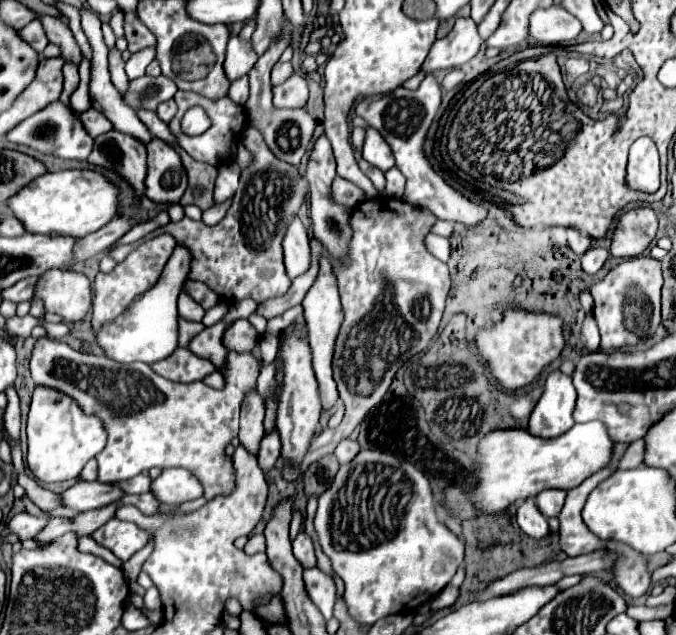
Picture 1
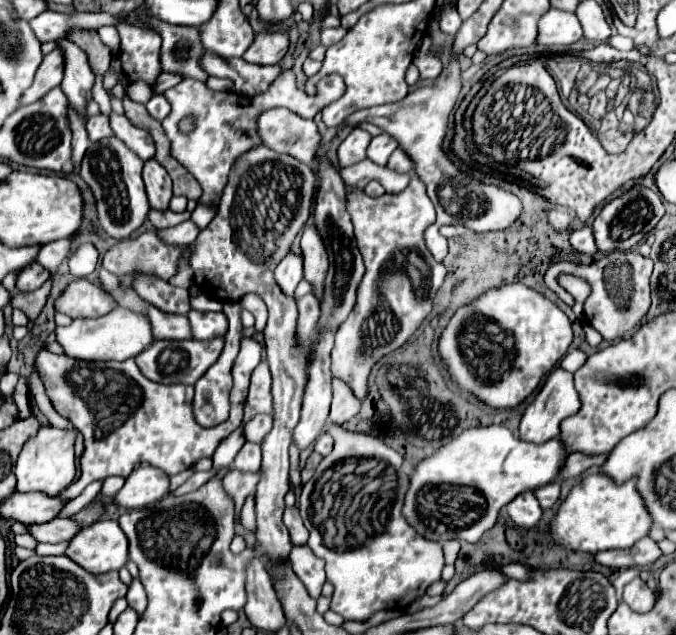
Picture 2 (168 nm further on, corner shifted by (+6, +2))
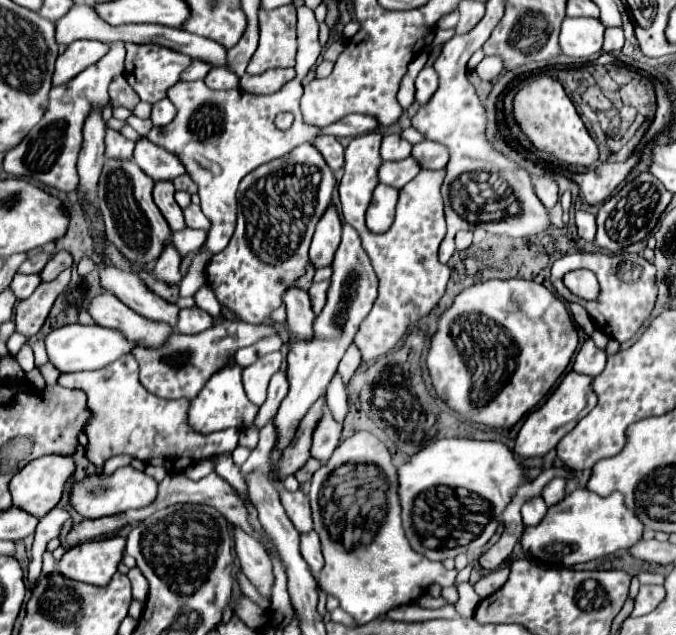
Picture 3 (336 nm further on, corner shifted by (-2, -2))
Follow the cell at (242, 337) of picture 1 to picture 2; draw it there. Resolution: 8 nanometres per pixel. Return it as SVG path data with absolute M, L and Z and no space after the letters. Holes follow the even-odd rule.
M190 310L188 312L188 320L192 324L192 334L198 340L218 338L218 334L226 336L228 318L222 312L198 312L198 310Z

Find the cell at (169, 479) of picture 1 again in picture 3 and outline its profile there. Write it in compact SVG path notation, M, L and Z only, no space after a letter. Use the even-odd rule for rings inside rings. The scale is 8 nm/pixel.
M122 466L114 474L96 472L92 476L86 476L72 484L72 490L68 494L68 504L86 520L96 520L104 516L114 516L126 510L144 508L154 502L158 494L158 482L150 476L146 476L140 470L134 470L132 466Z

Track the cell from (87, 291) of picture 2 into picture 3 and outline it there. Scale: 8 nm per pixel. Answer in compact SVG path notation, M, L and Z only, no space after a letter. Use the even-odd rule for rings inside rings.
M104 292L94 298L88 306L88 312L92 314L98 326L126 334L126 338L130 338L130 342L134 342L136 346L162 348L168 342L170 334L174 334L172 326L142 318L110 292Z

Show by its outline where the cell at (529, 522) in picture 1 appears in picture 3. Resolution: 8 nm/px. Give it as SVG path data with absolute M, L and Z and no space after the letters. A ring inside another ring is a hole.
M540 496L530 498L522 506L522 520L524 520L524 524L526 526L536 526L546 516L546 510L548 510L548 506L544 504L544 500Z

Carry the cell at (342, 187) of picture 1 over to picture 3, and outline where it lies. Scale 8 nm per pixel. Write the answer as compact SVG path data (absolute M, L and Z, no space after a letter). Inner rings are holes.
M404 158L404 160L398 160L398 162L384 162L380 166L380 172L378 172L378 178L380 182L388 184L388 186L394 186L394 188L404 188L418 172L422 170L422 166L418 164L416 158Z

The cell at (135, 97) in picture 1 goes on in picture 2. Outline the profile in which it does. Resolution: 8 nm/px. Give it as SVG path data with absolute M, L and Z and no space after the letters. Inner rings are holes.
M162 72L162 74L156 78L154 86L152 86L152 94L164 94L168 88L176 86L180 80L182 80L182 76L176 76L176 74L168 74L168 72Z

